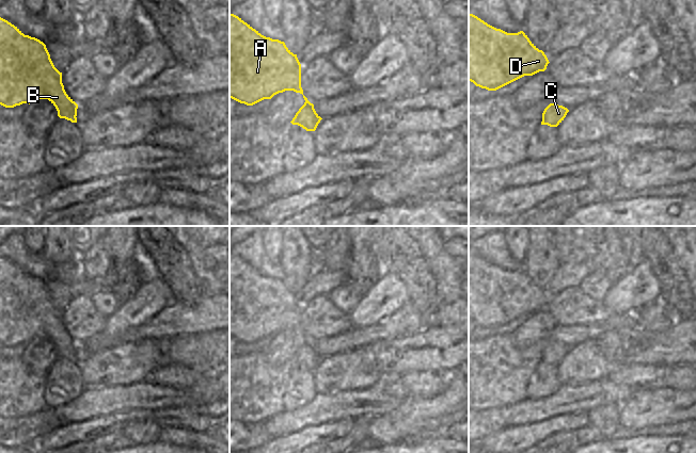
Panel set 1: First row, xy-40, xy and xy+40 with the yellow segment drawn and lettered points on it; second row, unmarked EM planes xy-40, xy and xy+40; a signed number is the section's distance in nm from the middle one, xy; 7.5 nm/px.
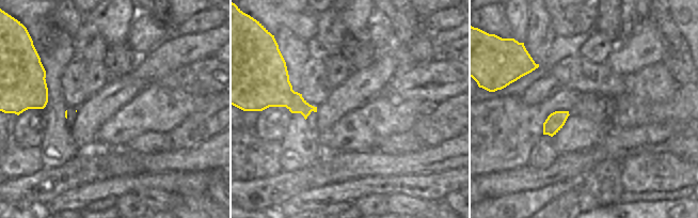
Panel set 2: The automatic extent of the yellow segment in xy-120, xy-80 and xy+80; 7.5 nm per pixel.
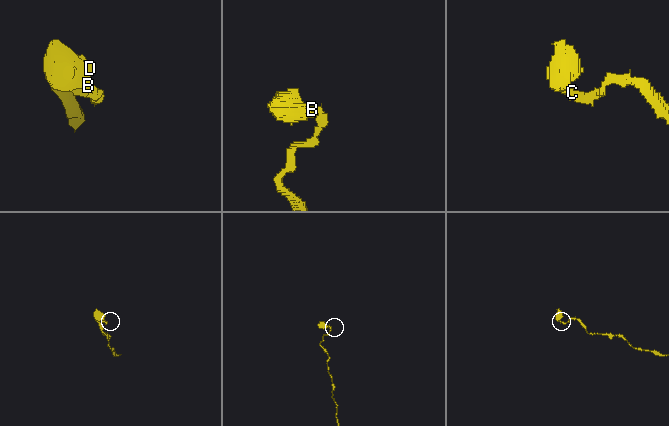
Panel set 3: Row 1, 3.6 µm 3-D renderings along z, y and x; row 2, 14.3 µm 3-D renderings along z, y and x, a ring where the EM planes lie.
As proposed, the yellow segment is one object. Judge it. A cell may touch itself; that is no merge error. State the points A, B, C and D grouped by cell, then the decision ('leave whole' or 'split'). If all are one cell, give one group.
A B C D | leave whole

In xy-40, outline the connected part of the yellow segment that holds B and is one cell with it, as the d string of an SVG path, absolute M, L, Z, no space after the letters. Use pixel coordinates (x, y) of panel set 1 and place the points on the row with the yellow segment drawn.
M0 17L0 104L14 108L31 103L35 99L48 99L57 109L58 116L77 123L78 104L66 94L62 83L62 72L53 65L46 45L35 37L25 35L17 27Z

